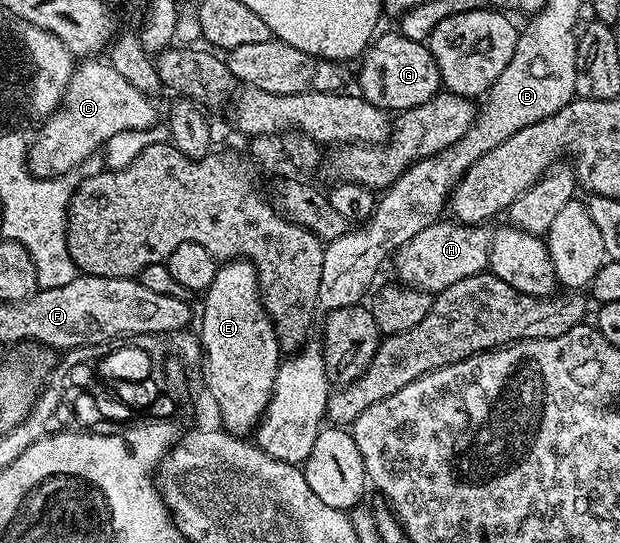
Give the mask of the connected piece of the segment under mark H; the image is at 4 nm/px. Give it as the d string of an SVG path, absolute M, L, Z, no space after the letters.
M457 222L442 223L429 224L424 230L420 230L420 234L416 234L416 238L409 240L406 245L394 253L392 265L394 264L394 272L398 275L395 277L406 287L418 288L422 292L437 294L444 291L448 286L452 286L452 282L460 282L460 278L468 278L469 276L475 276L478 272L487 271L490 262L491 229L486 226Z

